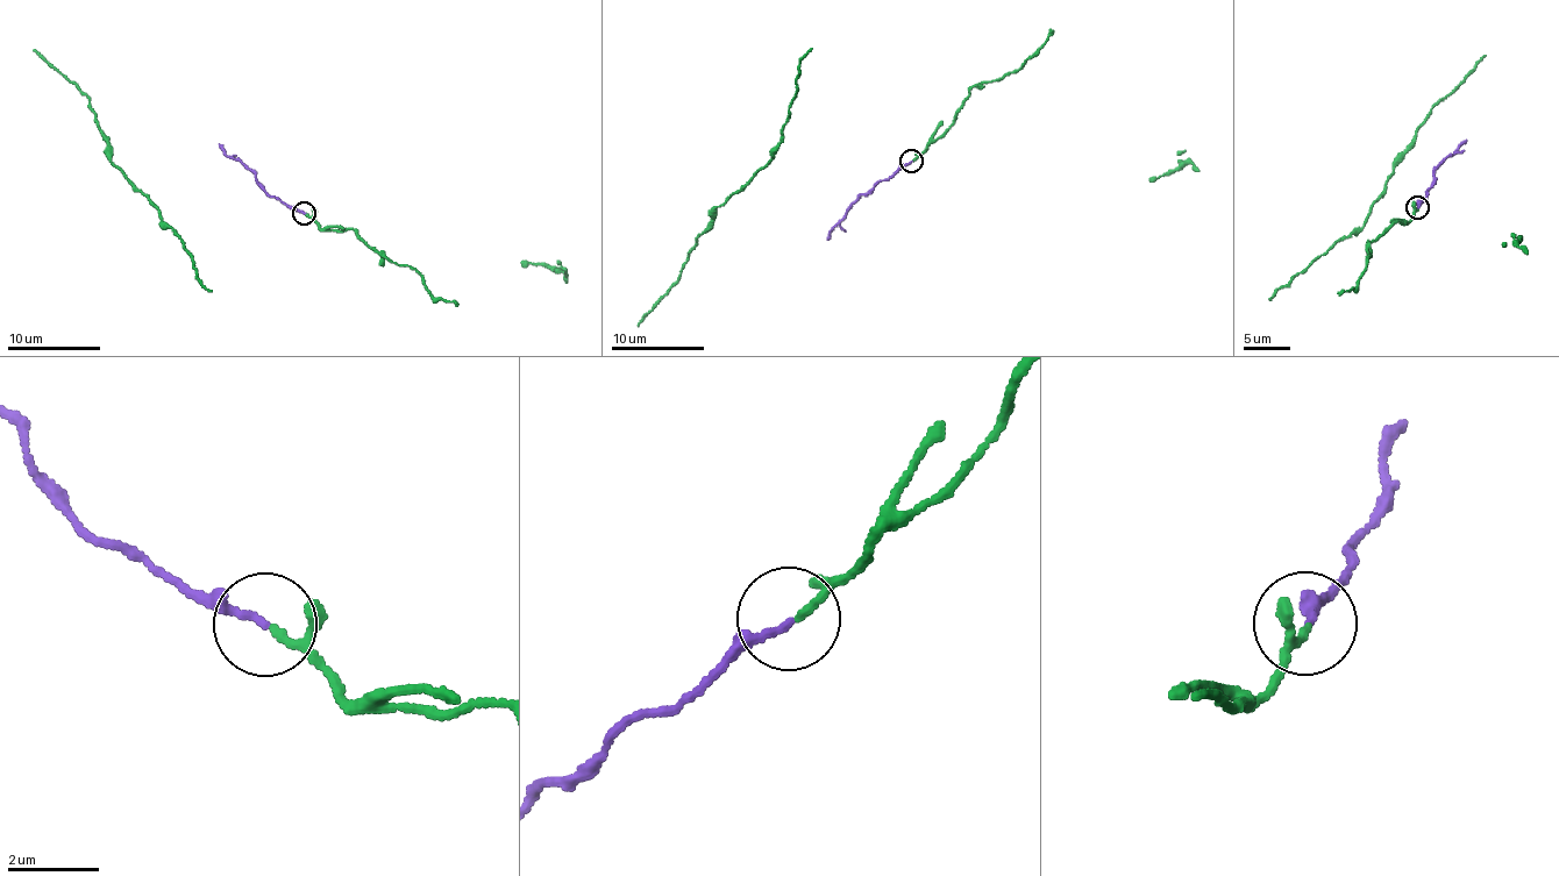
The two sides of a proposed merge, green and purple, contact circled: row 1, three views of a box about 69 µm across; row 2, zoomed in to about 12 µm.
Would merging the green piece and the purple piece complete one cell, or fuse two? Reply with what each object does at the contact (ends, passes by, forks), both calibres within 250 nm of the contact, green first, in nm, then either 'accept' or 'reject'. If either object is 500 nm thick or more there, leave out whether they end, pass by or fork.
green passes by | purple ends | 120/180 nm | accept

